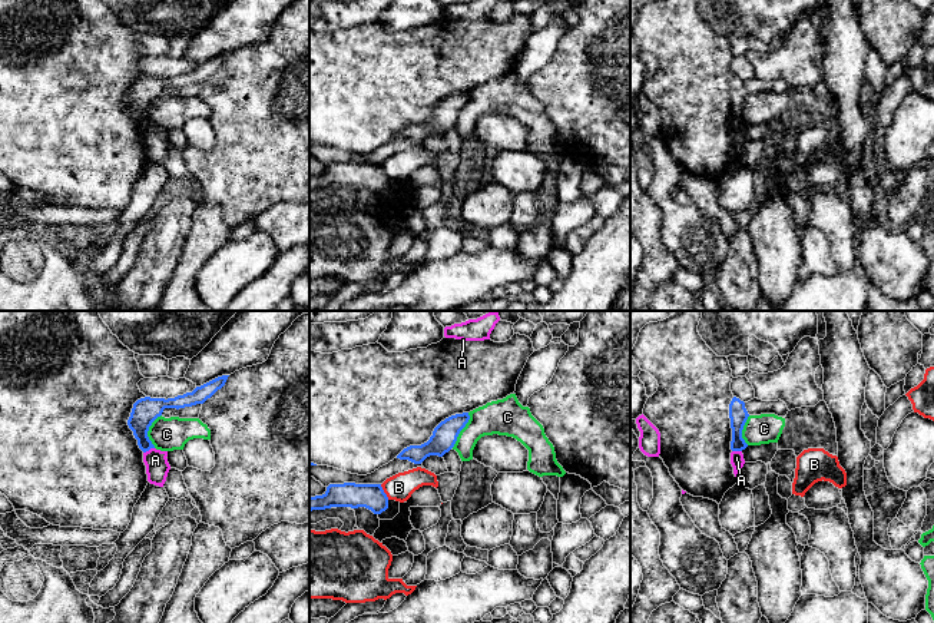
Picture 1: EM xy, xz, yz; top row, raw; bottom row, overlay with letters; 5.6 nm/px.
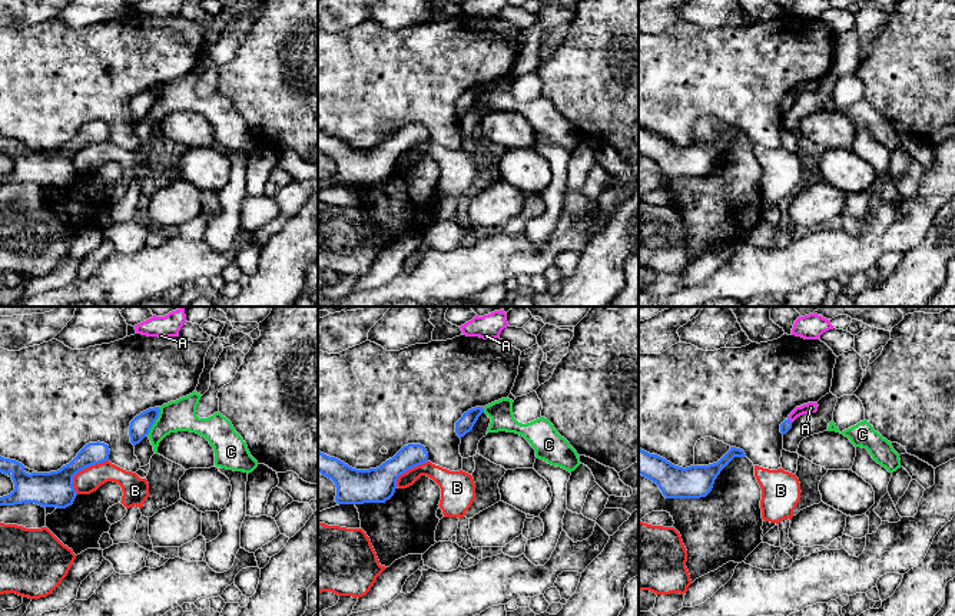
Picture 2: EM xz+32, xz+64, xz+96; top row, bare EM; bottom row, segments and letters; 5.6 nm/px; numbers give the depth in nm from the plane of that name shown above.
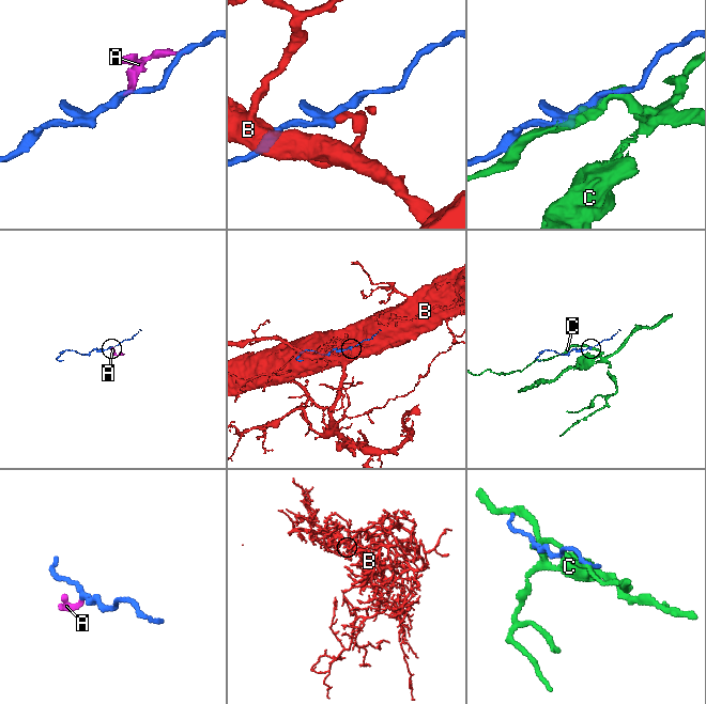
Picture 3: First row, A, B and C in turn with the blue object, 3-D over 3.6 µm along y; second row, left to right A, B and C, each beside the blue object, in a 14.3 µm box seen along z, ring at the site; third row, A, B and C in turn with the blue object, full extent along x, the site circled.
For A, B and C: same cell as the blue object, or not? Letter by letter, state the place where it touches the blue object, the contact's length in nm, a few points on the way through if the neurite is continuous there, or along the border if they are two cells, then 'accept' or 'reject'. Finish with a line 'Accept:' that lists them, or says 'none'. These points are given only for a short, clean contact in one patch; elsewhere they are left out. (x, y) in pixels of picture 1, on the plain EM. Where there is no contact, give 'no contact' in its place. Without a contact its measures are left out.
A: contact xy (148, 129); length 70 nm; way xy (146, 89), (142, 119), (148, 129), (155, 139); accept
B: contact xz (383, 171); length 100 nm; reject
C: contact xz (461, 108); length 220 nm; reject
Accept: A

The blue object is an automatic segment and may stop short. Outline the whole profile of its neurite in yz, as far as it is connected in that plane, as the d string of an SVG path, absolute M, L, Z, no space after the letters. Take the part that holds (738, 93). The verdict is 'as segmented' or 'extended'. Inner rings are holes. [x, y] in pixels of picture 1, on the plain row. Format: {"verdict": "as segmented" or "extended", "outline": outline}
{"verdict": "extended", "outline": "M733 76L729 83L729 97L731 97L731 107L732 107L731 143L733 146L735 156L738 156L739 150L745 143L742 130L748 126L748 123L742 117L742 109L748 96L749 93L745 87L745 82Z"}

